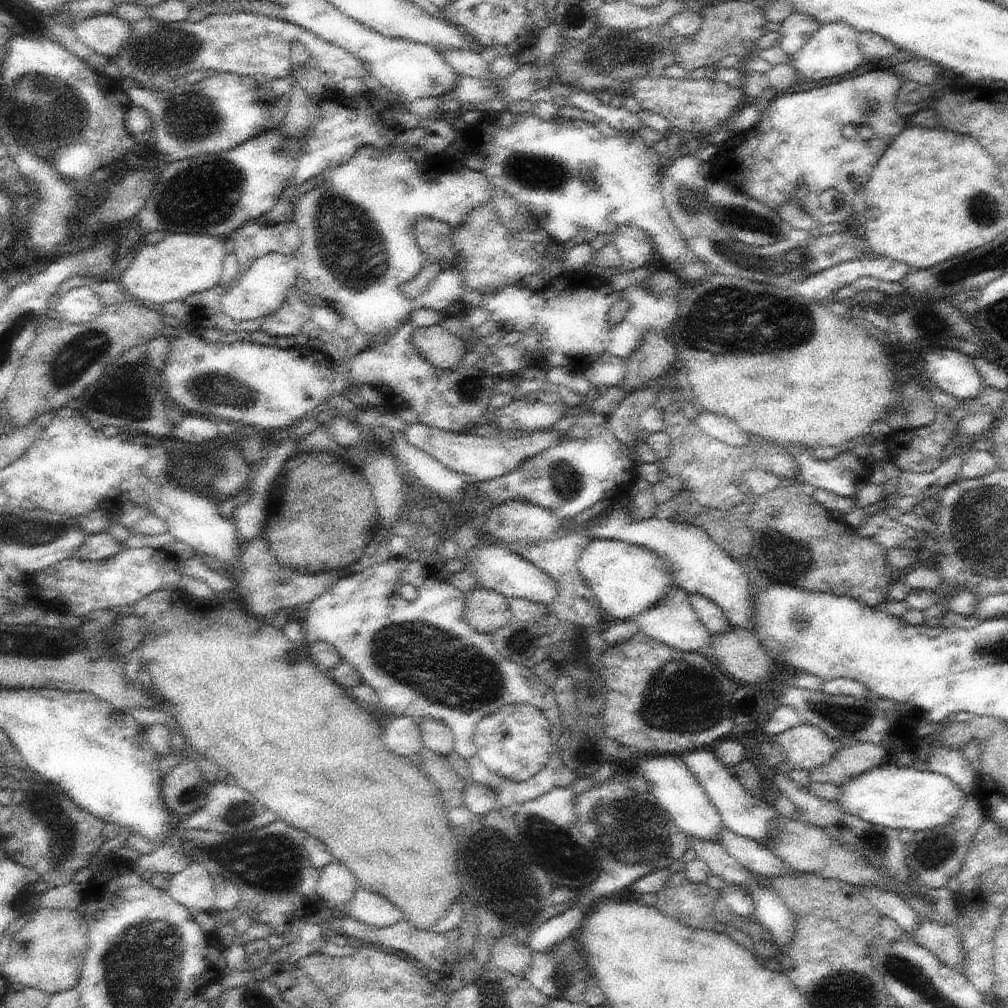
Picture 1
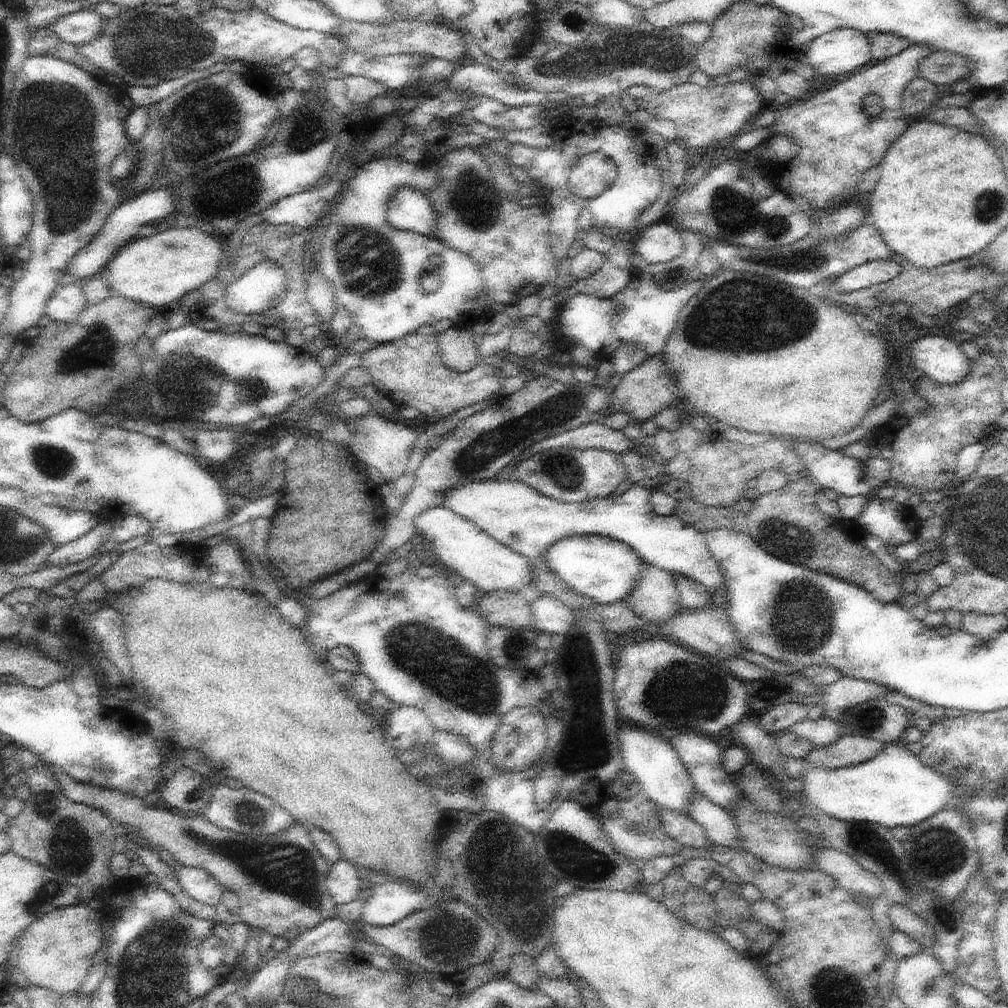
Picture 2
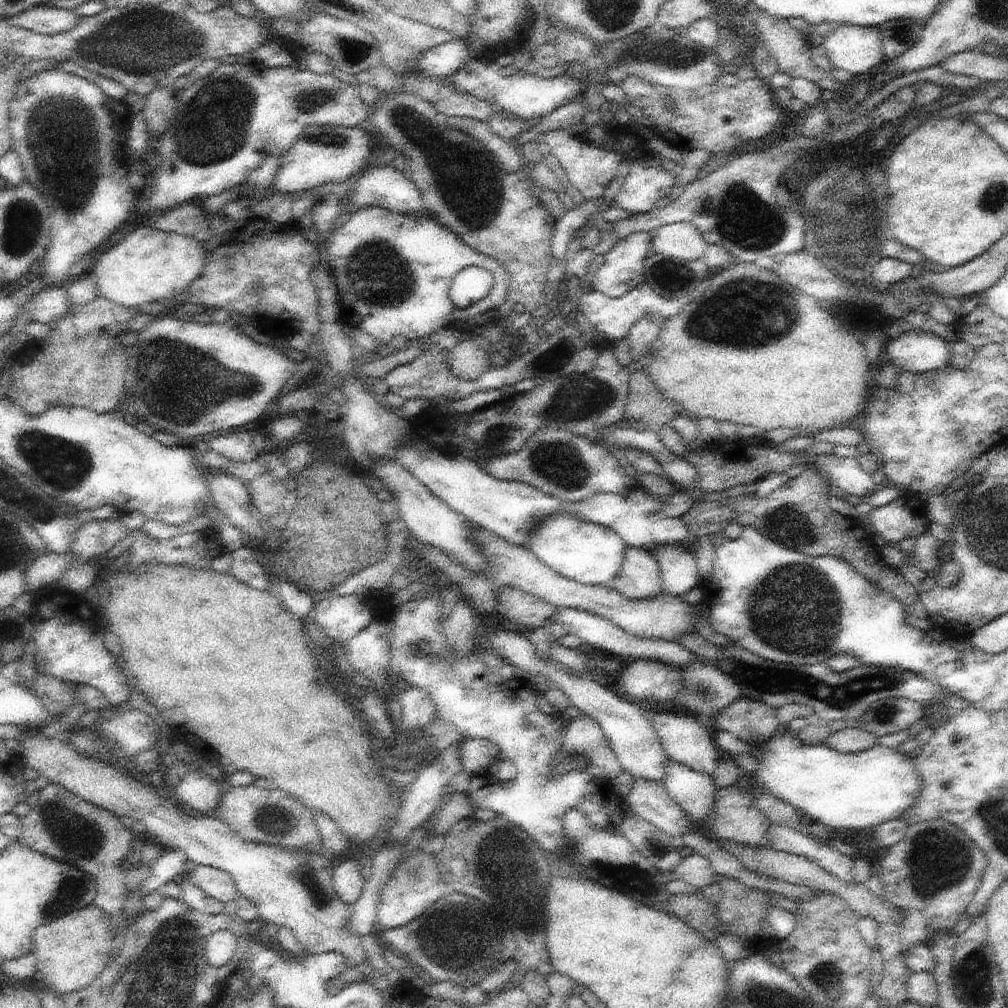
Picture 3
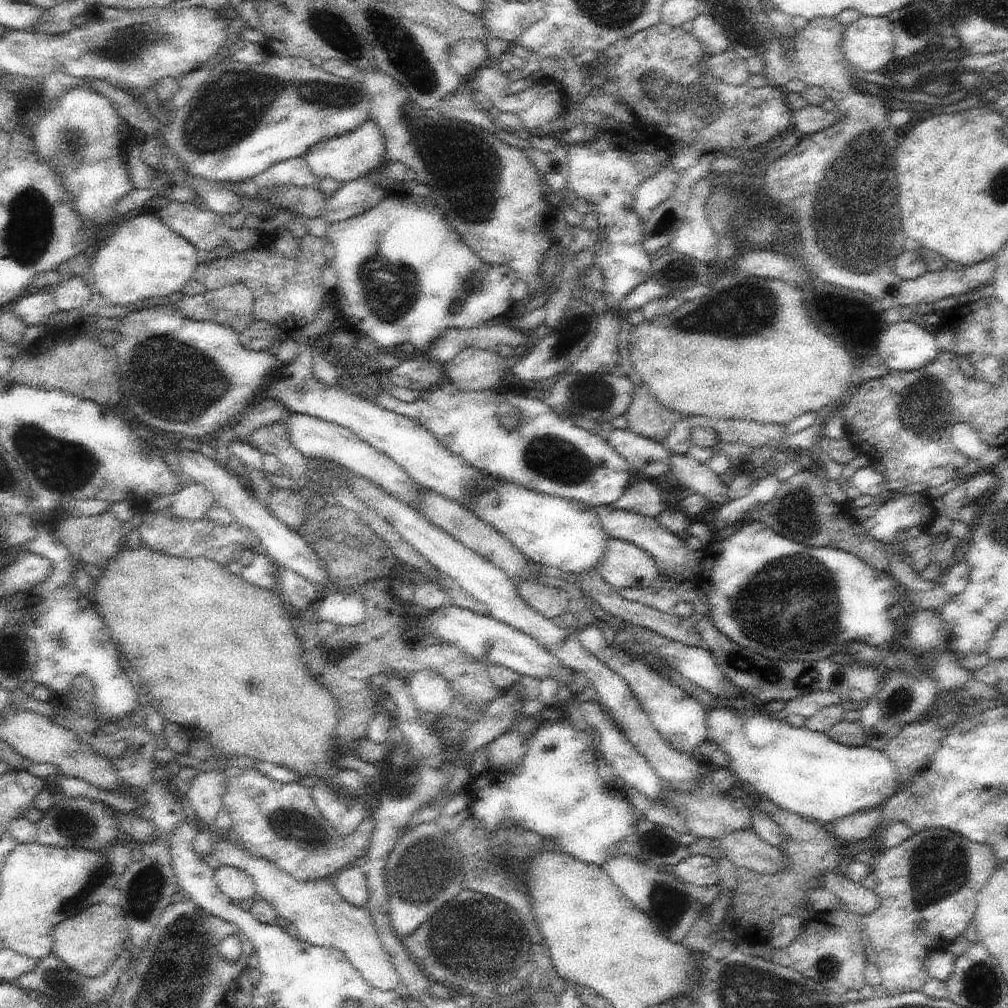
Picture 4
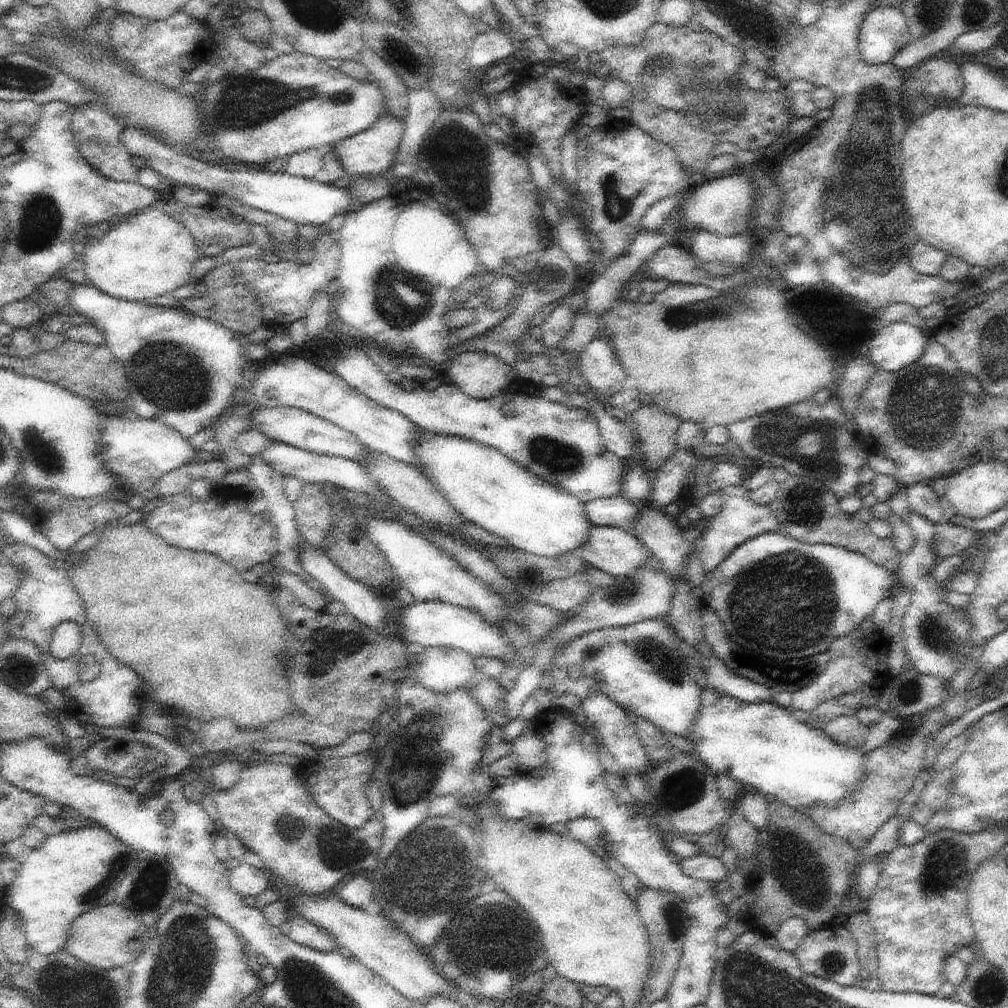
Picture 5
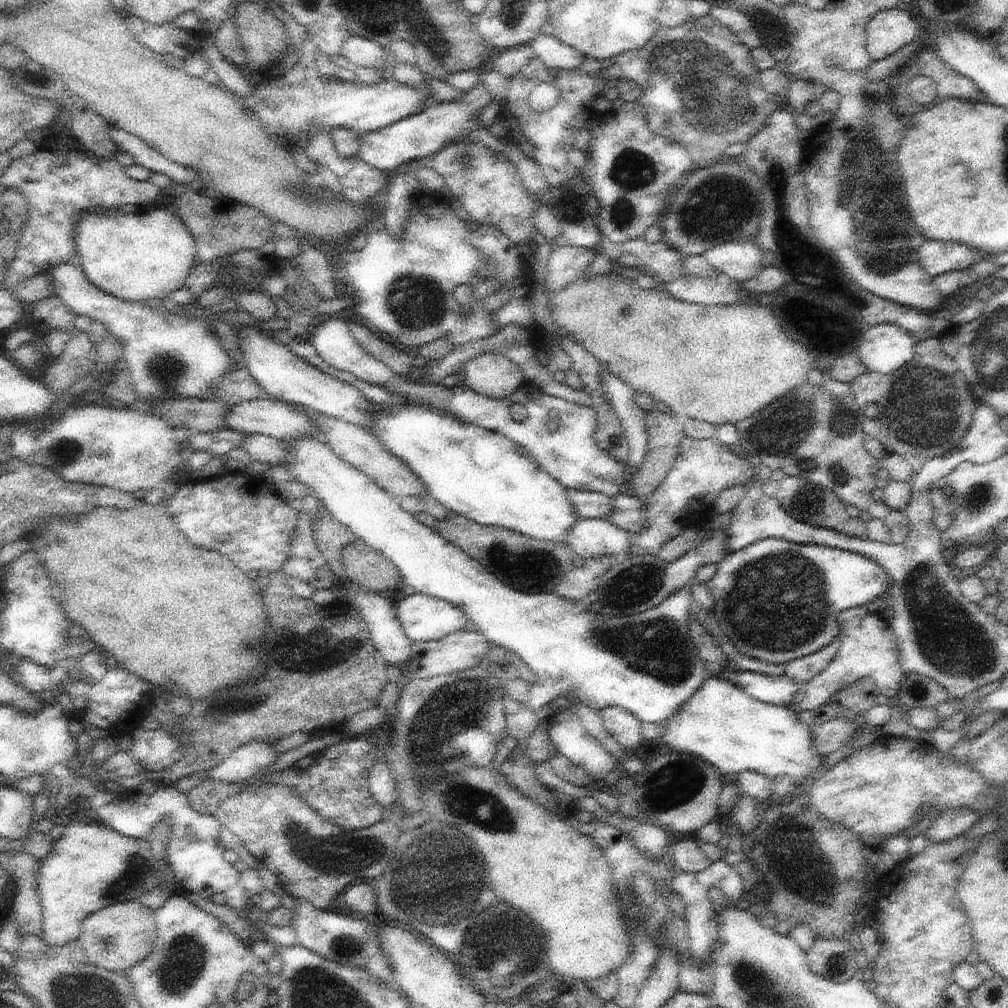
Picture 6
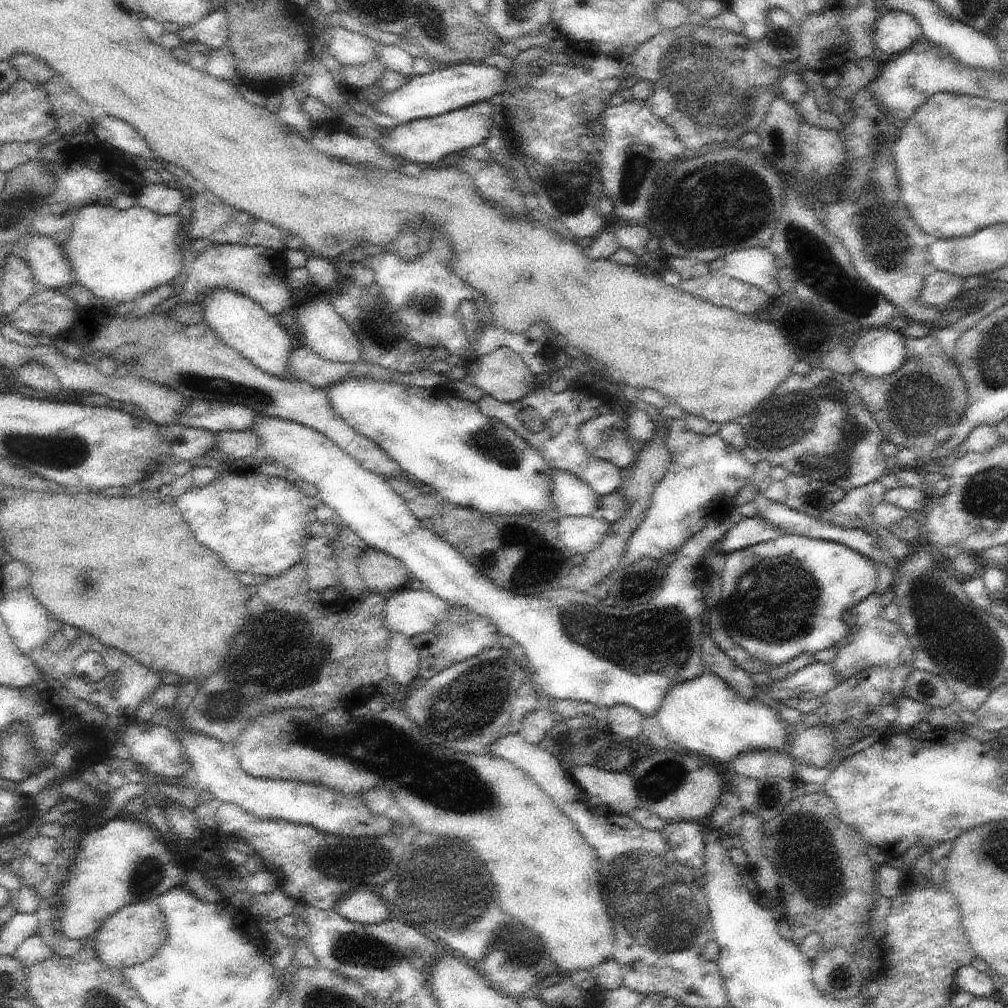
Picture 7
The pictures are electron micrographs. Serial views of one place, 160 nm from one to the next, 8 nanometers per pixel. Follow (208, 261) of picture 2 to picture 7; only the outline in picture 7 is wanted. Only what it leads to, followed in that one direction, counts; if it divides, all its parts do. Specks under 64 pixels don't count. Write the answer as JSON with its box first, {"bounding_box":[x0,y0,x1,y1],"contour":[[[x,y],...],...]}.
{"bounding_box":[61,202,185,303],"contour":[[[101,202],[76,214],[61,248],[78,284],[105,303],[126,303],[184,275],[183,250],[176,244],[176,237],[185,226],[185,221],[177,215],[160,215],[140,206],[116,210]]]}

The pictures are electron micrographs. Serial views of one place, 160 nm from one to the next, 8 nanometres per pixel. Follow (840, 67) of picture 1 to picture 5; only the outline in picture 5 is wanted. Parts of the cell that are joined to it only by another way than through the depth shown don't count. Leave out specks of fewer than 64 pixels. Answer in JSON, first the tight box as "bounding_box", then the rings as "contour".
{"bounding_box":[859,6,910,65],"contour":[[[879,6],[862,23],[859,47],[866,62],[881,65],[890,63],[910,38],[910,27],[901,7]]]}

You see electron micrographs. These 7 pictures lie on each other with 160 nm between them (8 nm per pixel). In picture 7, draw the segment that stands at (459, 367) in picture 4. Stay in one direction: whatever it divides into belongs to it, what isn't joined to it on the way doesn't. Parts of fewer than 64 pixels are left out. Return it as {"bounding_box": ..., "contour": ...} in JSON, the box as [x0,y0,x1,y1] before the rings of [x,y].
{"bounding_box":[470,347,537,403],"contour":[[[506,347],[480,356],[472,362],[470,370],[474,384],[500,402],[514,403],[534,392],[537,386],[522,356]]]}

